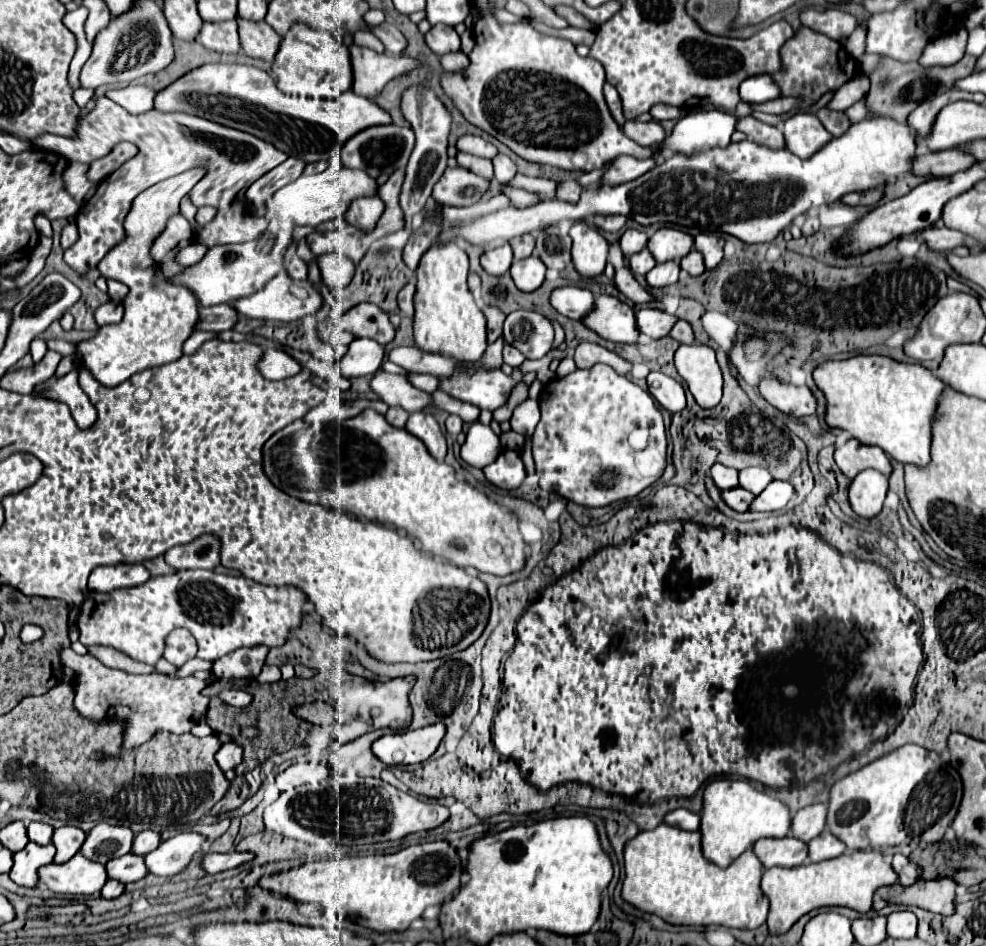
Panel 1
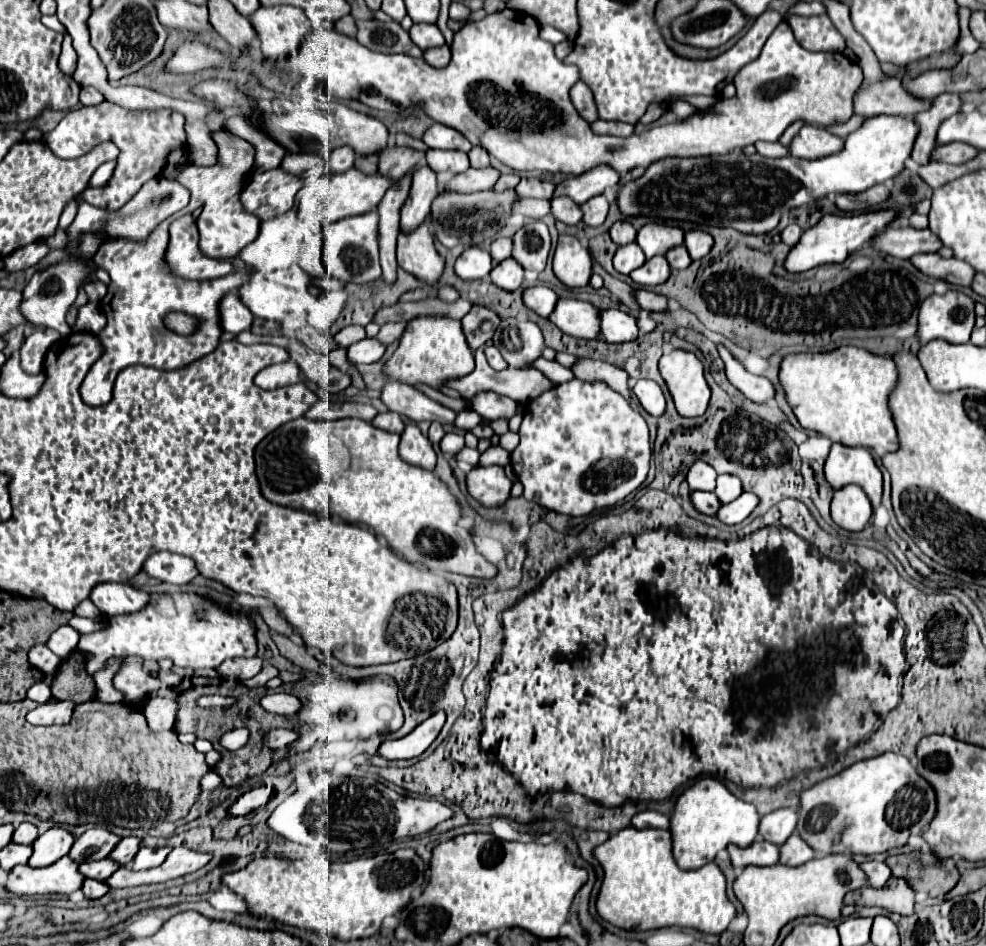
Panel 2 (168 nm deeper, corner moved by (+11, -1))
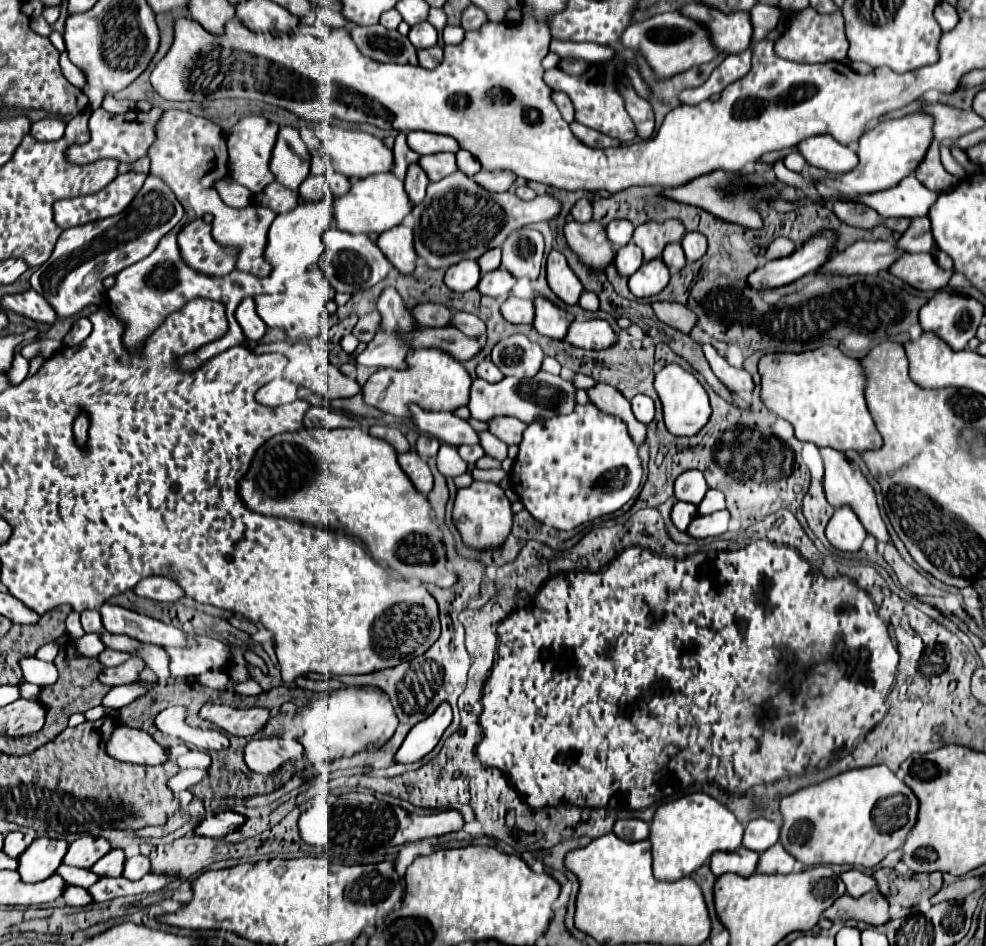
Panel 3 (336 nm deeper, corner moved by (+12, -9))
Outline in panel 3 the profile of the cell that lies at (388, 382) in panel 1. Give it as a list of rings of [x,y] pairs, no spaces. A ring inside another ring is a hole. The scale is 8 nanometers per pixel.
[[[408,406],[412,424],[420,432],[428,432],[440,442],[452,444],[452,446],[462,446],[462,444],[478,444],[478,434],[472,430],[472,426],[454,416],[452,412],[428,412],[422,410],[420,406]]]

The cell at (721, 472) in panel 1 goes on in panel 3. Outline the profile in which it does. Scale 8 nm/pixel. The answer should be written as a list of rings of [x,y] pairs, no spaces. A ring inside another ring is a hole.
[[[688,470],[676,478],[674,496],[682,502],[700,504],[702,498],[706,496],[706,492],[708,492],[708,484],[700,470]]]

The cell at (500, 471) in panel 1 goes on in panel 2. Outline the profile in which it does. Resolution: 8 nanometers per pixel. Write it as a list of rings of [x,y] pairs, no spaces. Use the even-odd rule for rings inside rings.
[[[503,466],[475,468],[467,474],[467,492],[485,508],[497,508],[507,502],[511,480],[505,476]]]

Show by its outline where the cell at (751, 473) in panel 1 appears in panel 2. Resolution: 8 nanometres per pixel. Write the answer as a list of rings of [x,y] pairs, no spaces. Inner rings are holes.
[[[721,474],[717,476],[717,486],[715,486],[715,494],[719,498],[721,504],[733,502],[739,494],[741,494],[741,480],[731,476],[731,474]]]

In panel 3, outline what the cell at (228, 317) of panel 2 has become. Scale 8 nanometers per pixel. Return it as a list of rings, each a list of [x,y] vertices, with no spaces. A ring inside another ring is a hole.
[[[244,298],[240,302],[240,306],[236,308],[236,320],[238,320],[238,324],[240,324],[240,328],[248,340],[258,342],[266,332],[266,324],[258,318],[252,298]]]

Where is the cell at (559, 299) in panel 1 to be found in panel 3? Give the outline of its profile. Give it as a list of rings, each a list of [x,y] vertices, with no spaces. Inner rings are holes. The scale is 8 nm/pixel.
[[[510,296],[502,304],[502,316],[512,324],[534,324],[534,300],[522,300],[516,296]]]

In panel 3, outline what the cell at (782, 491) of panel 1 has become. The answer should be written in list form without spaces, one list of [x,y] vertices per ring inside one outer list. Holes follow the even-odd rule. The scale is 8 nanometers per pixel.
[[[720,510],[720,512],[708,514],[708,516],[696,516],[688,528],[688,534],[694,538],[720,536],[720,534],[728,532],[728,524],[730,524],[730,512]]]

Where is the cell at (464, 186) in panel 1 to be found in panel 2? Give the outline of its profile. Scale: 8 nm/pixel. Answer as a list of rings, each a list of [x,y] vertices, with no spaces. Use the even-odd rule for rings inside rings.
[[[493,166],[489,168],[469,168],[467,172],[457,174],[451,178],[445,188],[455,190],[455,192],[477,192],[477,190],[491,190],[495,182],[499,180],[501,172],[495,170]]]

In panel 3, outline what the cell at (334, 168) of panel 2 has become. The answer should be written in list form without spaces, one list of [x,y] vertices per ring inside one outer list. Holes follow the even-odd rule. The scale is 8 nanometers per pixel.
[[[330,172],[326,174],[326,182],[330,186],[330,194],[338,196],[338,194],[346,194],[346,190],[350,190],[350,180],[344,174],[338,172]]]

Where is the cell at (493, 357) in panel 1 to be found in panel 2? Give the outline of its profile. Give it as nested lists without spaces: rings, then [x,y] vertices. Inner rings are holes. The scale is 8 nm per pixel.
[[[481,348],[475,352],[475,370],[469,376],[463,376],[463,378],[447,382],[447,386],[455,388],[465,400],[471,400],[479,392],[495,392],[495,394],[503,394],[503,396],[519,402],[519,404],[527,404],[527,402],[531,402],[531,398],[537,398],[543,390],[555,388],[555,384],[543,372],[539,372],[537,368],[521,368],[521,370],[517,370],[517,368],[505,368],[501,372],[495,372],[487,364],[485,354],[483,354]]]

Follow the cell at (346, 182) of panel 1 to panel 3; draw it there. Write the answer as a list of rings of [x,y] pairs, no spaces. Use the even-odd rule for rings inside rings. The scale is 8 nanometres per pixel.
[[[372,174],[352,184],[350,192],[344,196],[334,198],[334,220],[340,230],[354,232],[354,234],[372,234],[372,232],[386,232],[392,226],[398,226],[404,216],[412,212],[408,194],[404,190],[404,182],[394,178],[394,174]]]

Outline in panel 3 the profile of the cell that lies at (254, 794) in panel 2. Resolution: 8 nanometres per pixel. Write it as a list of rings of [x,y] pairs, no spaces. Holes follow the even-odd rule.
[[[226,810],[226,812],[214,814],[214,816],[206,818],[204,822],[200,822],[196,828],[196,834],[210,836],[210,838],[224,838],[226,834],[238,830],[244,822],[246,822],[246,818],[242,814]]]

